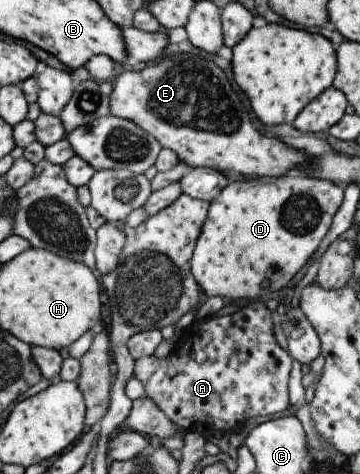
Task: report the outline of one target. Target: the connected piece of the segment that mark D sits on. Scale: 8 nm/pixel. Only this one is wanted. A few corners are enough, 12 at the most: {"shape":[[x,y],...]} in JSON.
{"shape":[[231,180],[189,260],[207,298],[263,301],[317,250],[344,190]]}

